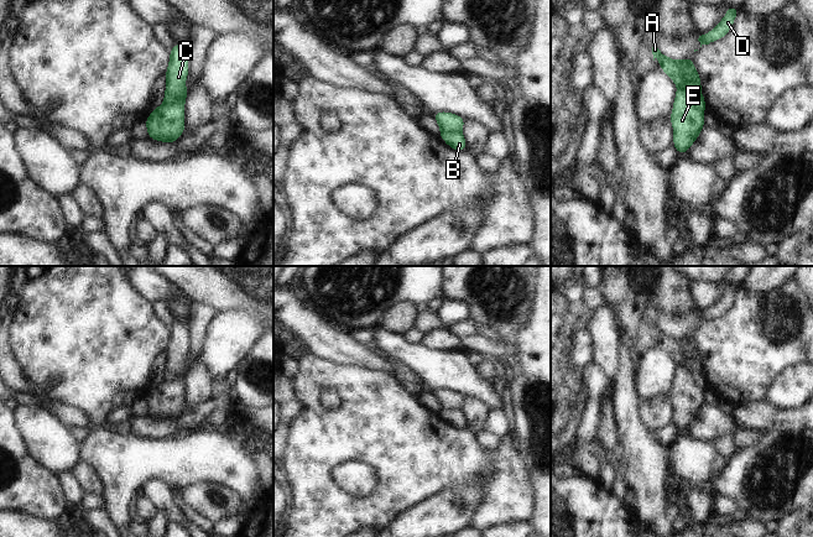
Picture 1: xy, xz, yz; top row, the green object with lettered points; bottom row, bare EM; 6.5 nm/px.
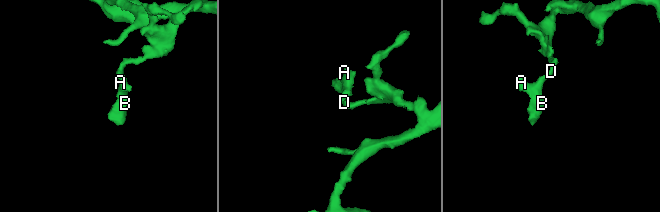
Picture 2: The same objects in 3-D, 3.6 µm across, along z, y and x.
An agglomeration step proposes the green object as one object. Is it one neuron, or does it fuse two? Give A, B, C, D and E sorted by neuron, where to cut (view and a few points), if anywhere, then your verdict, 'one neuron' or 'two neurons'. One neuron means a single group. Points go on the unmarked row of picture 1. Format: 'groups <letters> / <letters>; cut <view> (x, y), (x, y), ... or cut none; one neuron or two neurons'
groups A B C D / E; cut yz (678, 363), (688, 369), (692, 379), (703, 390); two neurons

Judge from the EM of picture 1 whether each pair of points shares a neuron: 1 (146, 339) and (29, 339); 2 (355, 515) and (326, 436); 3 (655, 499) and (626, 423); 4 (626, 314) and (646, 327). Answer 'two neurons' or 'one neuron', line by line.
1: one neuron
2: one neuron
3: one neuron
4: two neurons

